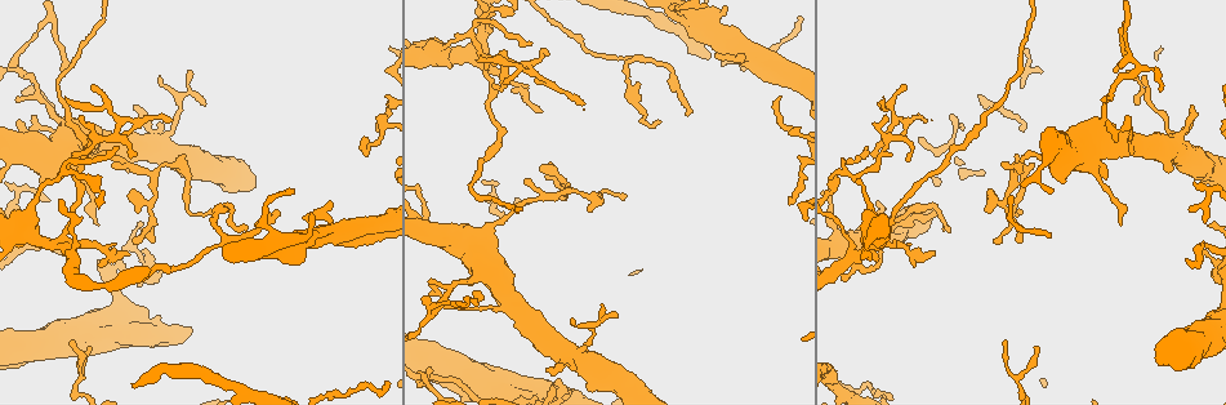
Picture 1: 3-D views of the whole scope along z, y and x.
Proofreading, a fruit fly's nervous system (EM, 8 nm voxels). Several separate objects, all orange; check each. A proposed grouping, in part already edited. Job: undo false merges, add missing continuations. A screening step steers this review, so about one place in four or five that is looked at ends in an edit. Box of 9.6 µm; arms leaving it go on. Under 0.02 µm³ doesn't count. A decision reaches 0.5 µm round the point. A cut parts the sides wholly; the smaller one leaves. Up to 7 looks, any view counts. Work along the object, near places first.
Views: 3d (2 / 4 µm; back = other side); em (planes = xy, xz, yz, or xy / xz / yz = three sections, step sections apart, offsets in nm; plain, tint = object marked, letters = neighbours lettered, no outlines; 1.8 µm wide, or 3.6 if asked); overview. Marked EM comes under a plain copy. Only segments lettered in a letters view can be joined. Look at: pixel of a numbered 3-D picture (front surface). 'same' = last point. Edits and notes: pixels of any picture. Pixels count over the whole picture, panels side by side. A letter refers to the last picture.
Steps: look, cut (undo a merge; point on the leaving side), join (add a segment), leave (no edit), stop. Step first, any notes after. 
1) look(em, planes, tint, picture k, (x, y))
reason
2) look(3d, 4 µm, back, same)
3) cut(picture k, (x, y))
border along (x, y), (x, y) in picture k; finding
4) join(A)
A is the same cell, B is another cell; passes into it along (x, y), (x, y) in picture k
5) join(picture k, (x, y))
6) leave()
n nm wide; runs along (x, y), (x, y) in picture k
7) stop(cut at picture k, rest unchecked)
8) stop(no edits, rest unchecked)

look(3d, 4 µm, picture 1, (572, 321))
free end

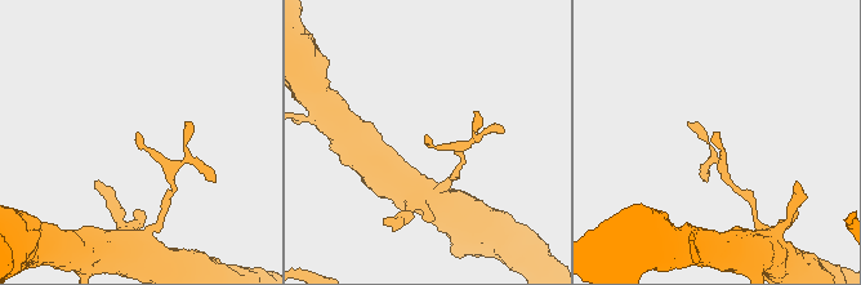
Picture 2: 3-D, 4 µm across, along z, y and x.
look(em, xz, step 8, letters, picture 2, (139, 133))

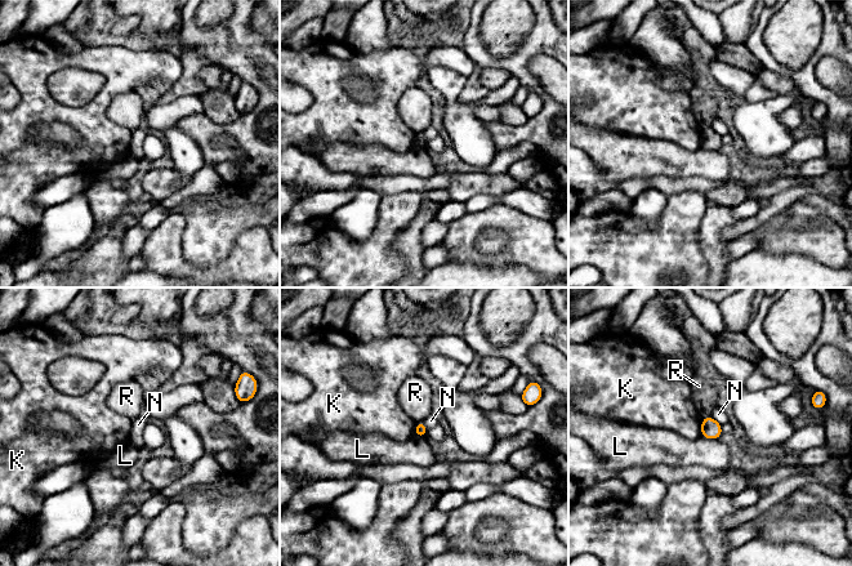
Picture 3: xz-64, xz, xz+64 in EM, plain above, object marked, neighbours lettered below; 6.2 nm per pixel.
leave()
K, L, N and R are other cells; none of them fits

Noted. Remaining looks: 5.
look(3d, 2 µm, picture 1, (990, 193))

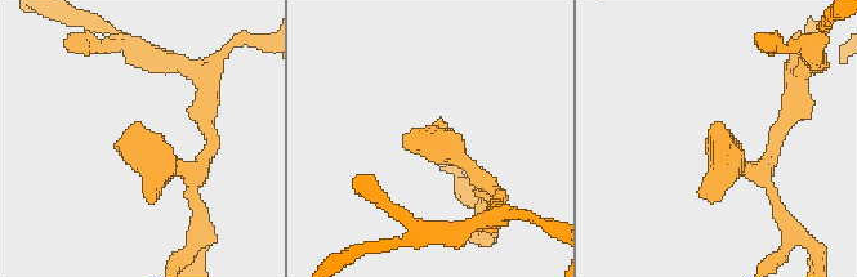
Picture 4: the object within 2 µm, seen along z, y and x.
look(em, planes, letters, picture 4, (709, 139))
now the EM

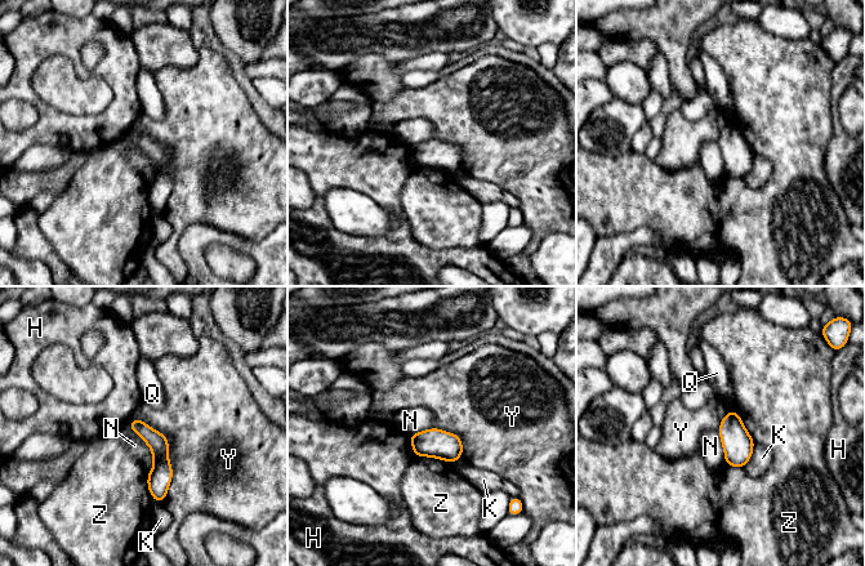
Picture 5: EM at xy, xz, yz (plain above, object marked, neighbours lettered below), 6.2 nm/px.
leave()
H, K, N, Q, Y and Z are other cells; border along (128, 423), (151, 450), (147, 473) in picture 5; none of them fits

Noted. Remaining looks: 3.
look(3d, 2 µm, picture 1, (466, 58))
four arms meet

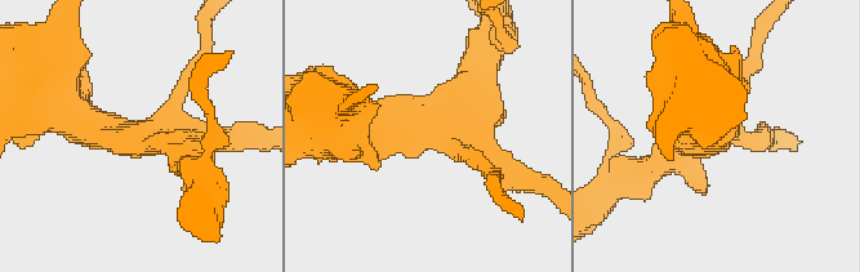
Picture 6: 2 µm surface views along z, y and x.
look(em, xy, step 16, letters, picture 6, (429, 128))
4 arms

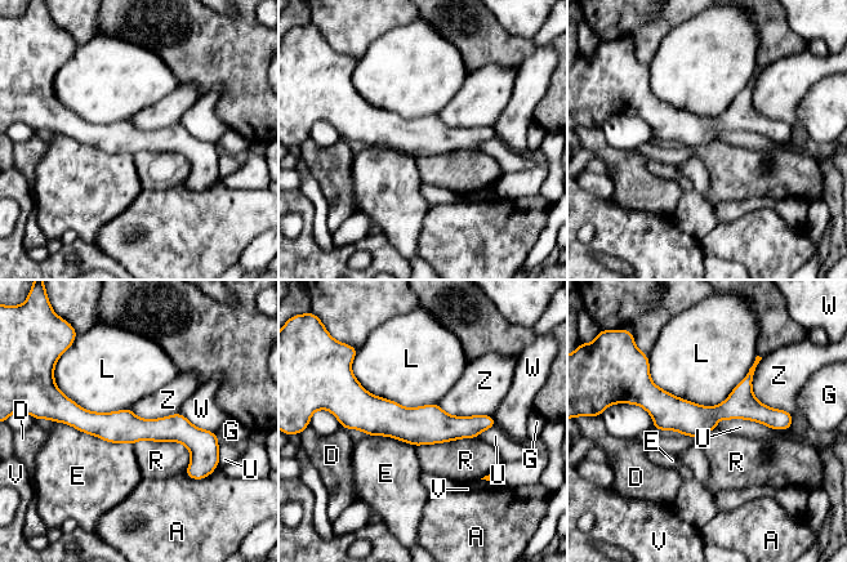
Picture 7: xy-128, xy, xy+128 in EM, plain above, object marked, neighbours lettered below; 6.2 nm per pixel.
look(em, planes, letters, same)
cut it another way

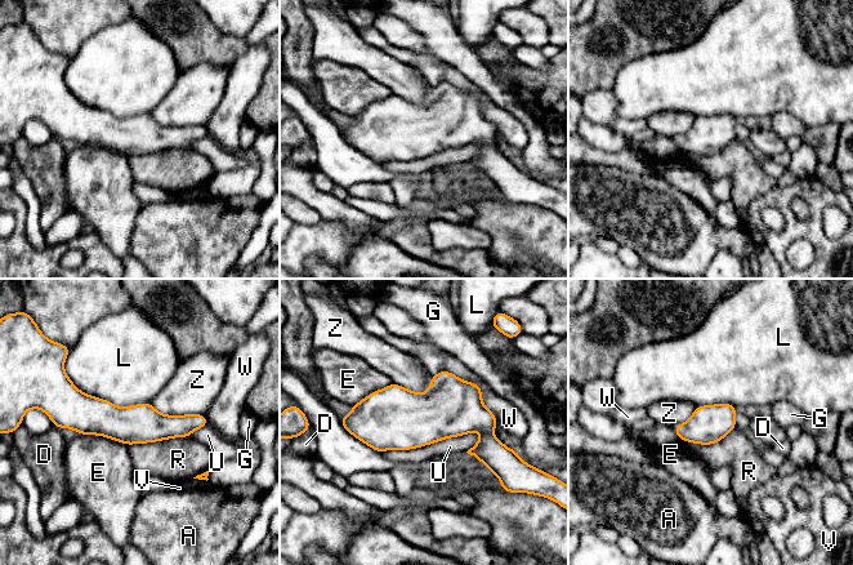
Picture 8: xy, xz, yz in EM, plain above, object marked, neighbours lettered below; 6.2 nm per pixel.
leave()
A, D, E, G, L, R, U, V, W and Z are other cells; runs along (58, 417), (121, 425), (204, 421) in picture 8; all the same neuron

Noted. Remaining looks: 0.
stop(no edits, rest unchecked)

